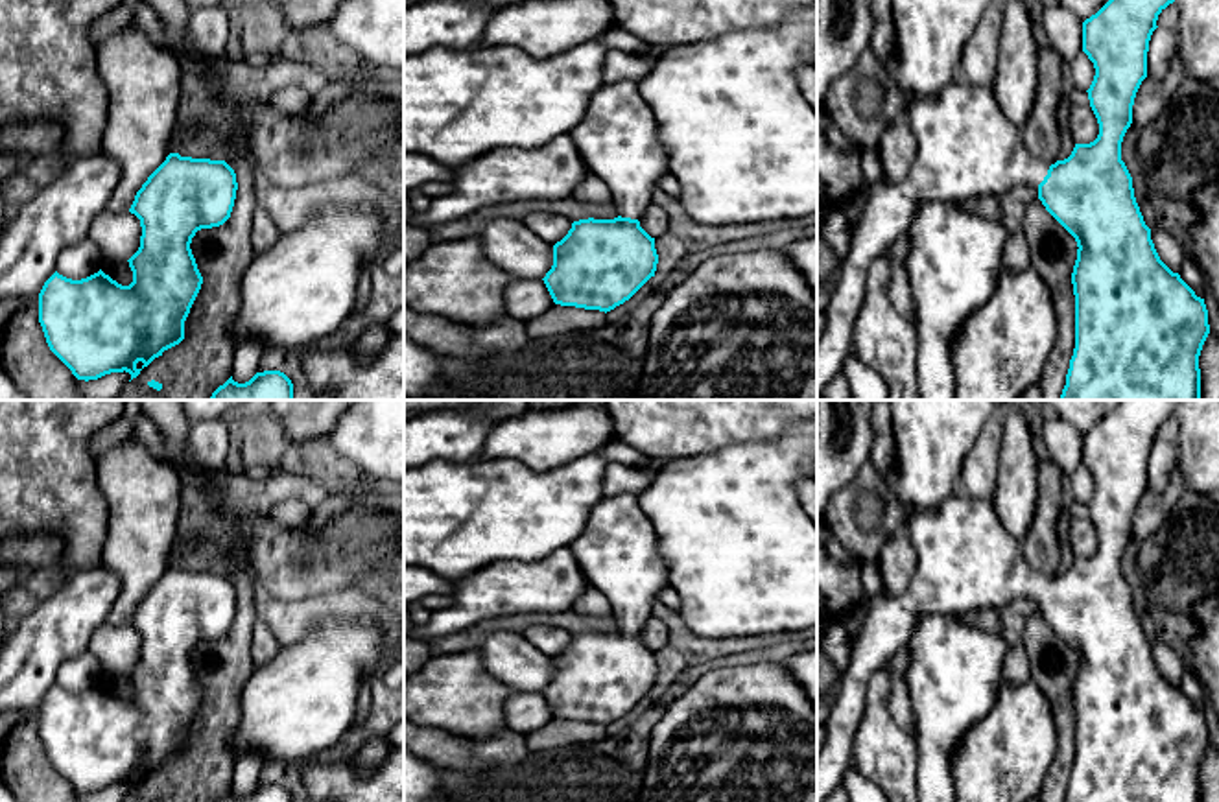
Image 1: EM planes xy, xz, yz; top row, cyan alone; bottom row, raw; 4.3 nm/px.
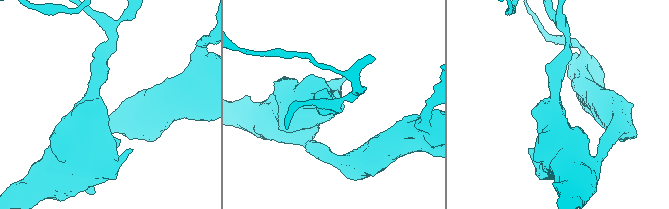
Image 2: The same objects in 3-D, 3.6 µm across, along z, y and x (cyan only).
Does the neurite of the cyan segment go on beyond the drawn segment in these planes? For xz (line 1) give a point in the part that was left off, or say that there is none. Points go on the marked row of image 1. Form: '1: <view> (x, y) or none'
1: xz (618, 141)

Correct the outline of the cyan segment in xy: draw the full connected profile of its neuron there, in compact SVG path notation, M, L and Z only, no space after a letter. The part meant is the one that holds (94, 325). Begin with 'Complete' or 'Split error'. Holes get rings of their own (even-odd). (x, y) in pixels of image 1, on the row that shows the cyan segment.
Complete. M170 153L136 192L129 208L140 219L138 251L127 260L133 282L122 286L101 269L72 280L57 271L39 293L39 323L50 350L77 380L98 380L111 372L140 374L164 350L184 339L184 321L201 289L190 243L197 230L223 225L236 199L236 173L225 160Z

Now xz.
Split error. M633 81L603 83L592 94L570 138L588 171L610 188L618 216L574 221L568 234L553 245L553 265L542 280L555 304L607 313L655 277L658 264L655 238L640 227L638 219L653 203L658 181L669 173L669 160L655 116Z

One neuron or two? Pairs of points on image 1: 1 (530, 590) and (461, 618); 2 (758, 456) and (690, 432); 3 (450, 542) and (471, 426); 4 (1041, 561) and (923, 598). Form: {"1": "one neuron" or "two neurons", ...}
{"1": "one neuron", "2": "two neurons", "3": "two neurons", "4": "two neurons"}

